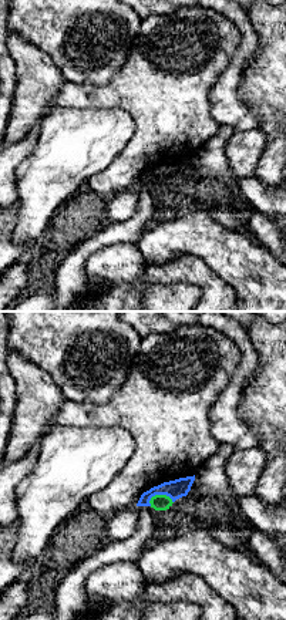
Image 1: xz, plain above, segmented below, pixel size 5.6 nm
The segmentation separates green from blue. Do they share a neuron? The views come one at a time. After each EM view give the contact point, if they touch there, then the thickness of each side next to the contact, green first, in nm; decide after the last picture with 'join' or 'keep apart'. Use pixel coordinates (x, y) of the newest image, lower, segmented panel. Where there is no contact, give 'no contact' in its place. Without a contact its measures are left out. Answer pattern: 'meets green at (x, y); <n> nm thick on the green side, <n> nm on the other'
meets green at (161, 495); 100 nm thick on the green side, 110 nm on the other

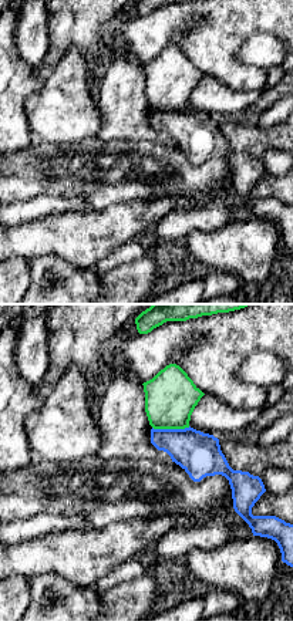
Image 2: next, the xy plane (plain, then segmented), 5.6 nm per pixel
meets green at (171, 428); 300 nm thick on the green side, 240 nm on the other

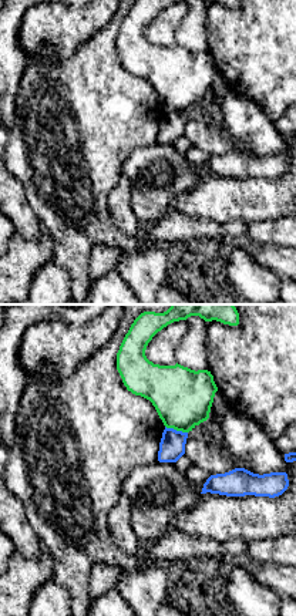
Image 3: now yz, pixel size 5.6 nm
meets green at (177, 430); 340 nm thick on the green side, 140 nm on the other

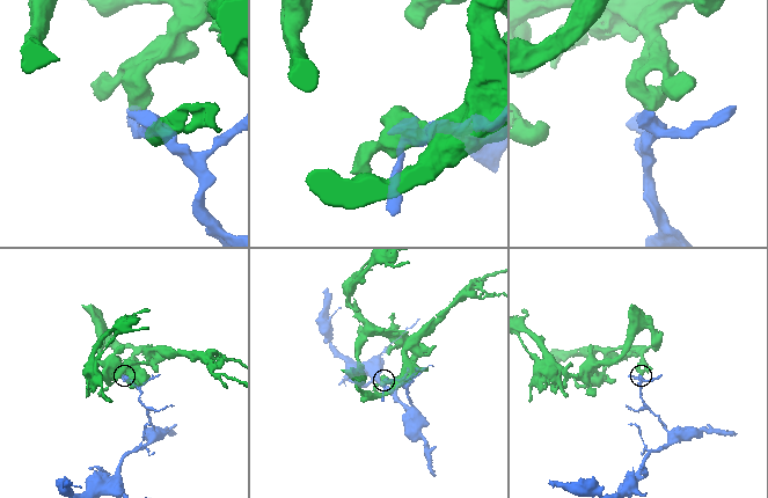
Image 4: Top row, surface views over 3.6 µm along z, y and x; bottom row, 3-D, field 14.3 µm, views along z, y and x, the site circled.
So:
keep apart

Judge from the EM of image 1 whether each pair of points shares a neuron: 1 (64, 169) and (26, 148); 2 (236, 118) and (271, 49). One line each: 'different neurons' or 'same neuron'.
1: different neurons
2: different neurons

